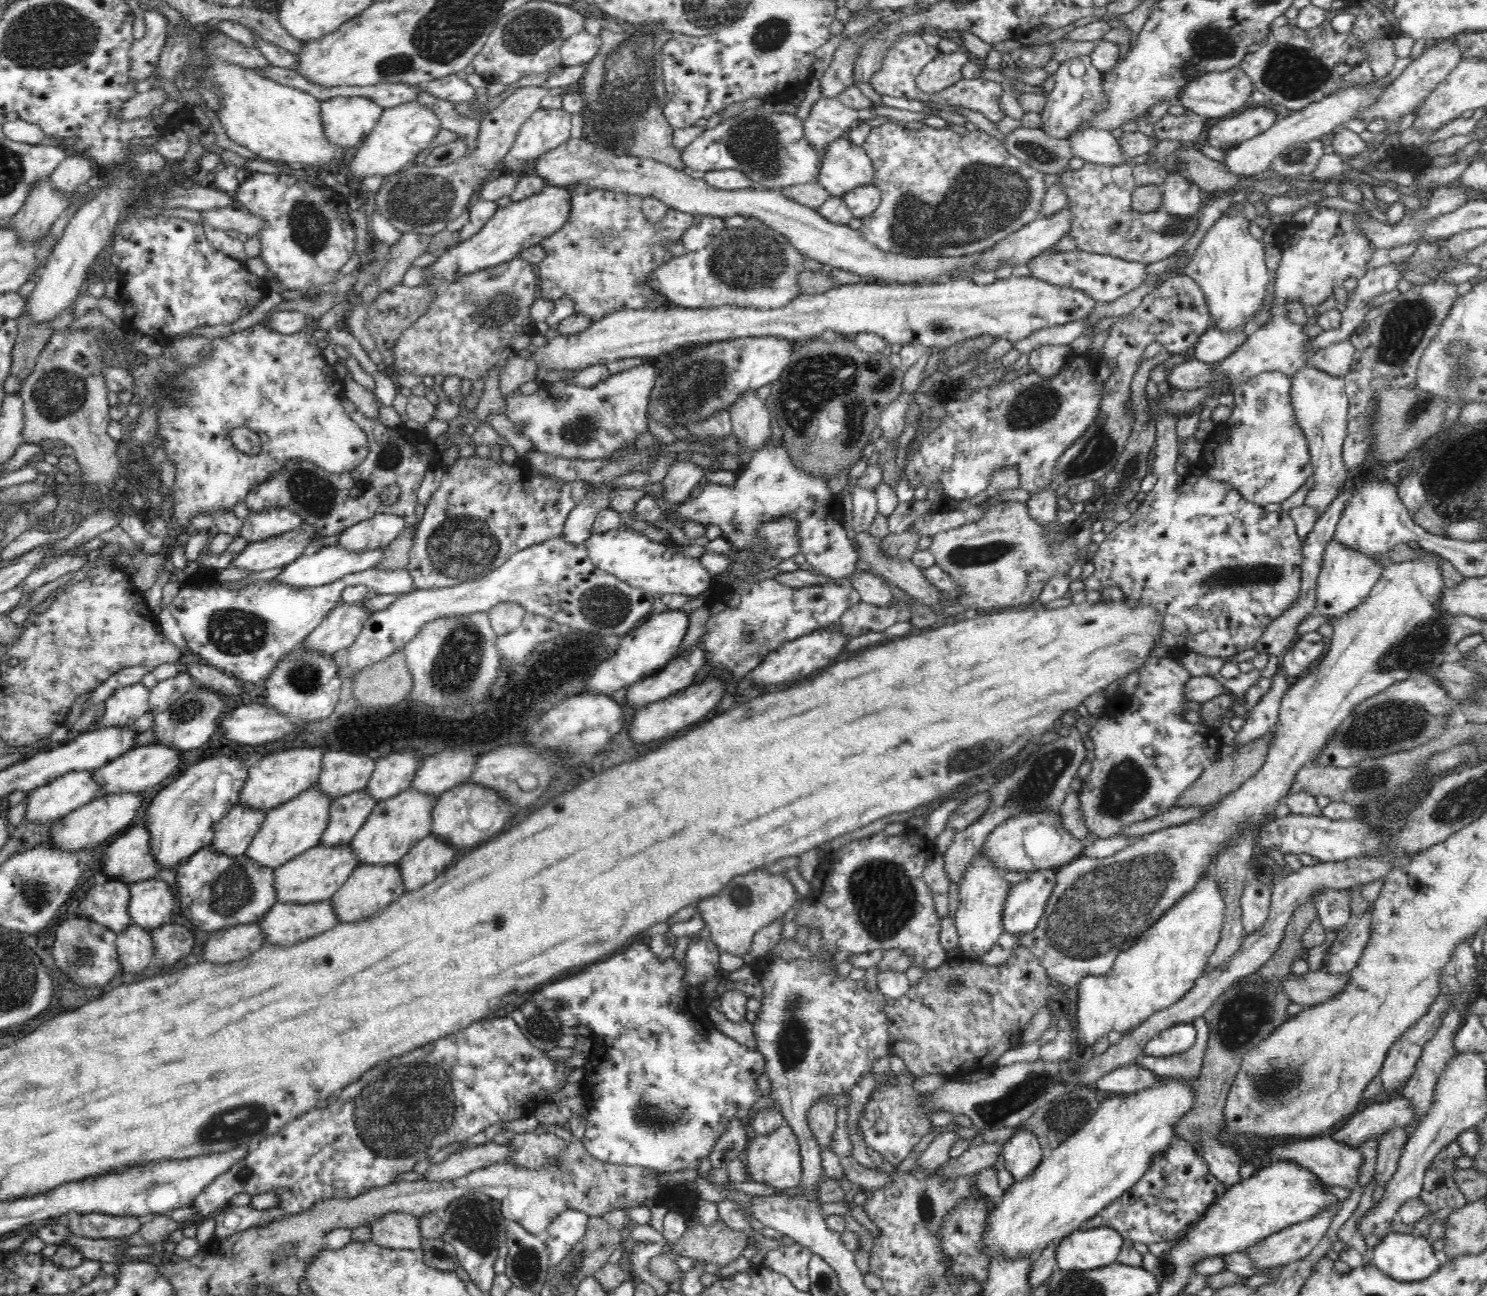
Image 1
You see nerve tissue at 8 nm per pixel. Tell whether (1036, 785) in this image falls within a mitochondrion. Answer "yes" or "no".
yes

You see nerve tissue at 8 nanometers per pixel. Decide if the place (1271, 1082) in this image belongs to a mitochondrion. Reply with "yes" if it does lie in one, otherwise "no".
yes

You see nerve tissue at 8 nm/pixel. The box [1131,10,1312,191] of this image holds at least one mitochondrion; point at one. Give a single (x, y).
(1211, 41)

